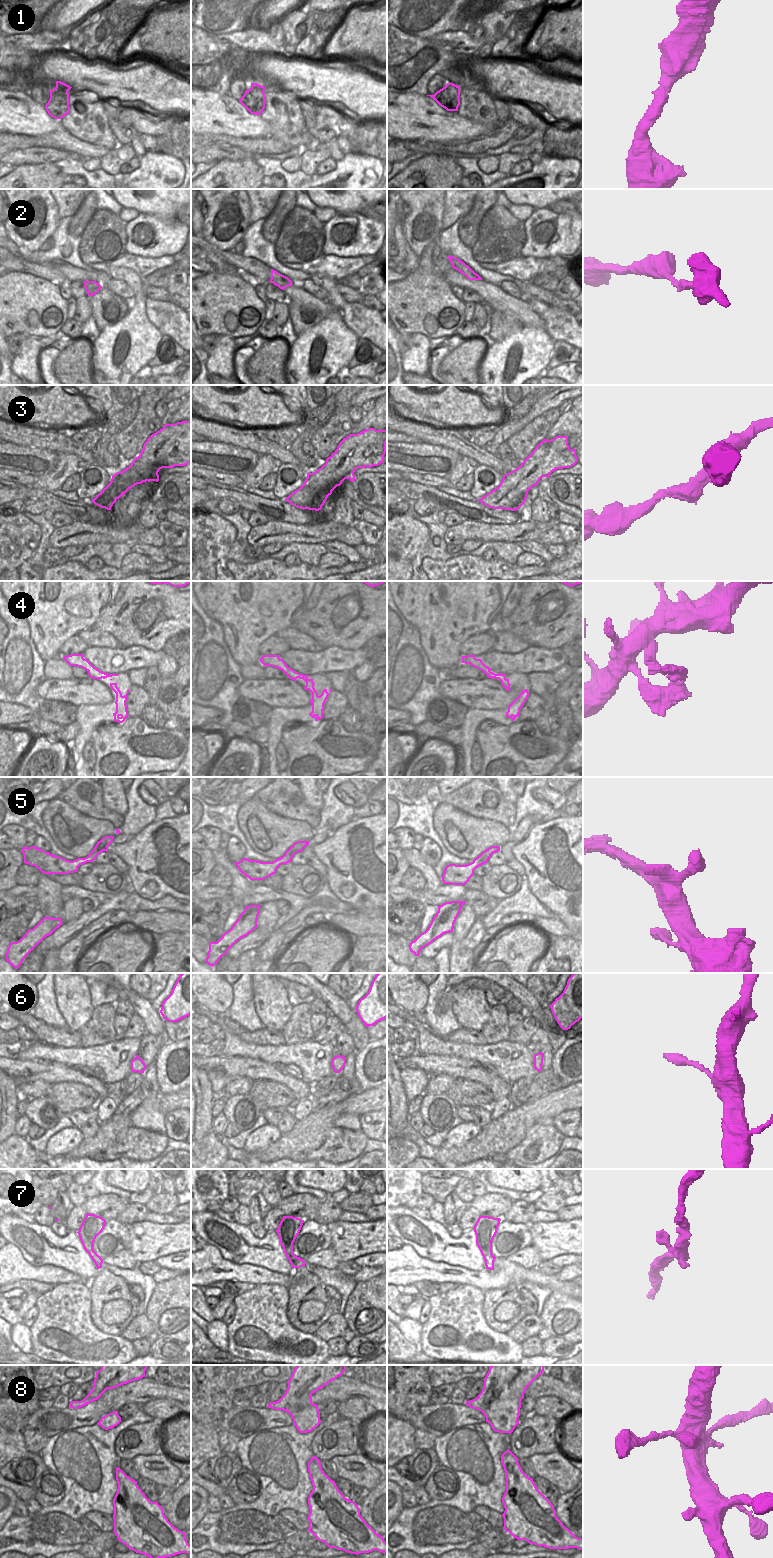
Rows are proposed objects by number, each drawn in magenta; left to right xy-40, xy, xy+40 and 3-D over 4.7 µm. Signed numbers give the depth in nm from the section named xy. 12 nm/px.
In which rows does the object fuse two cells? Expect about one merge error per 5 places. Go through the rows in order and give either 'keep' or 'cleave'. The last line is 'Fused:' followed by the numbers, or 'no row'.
1: keep
2: keep
3: keep
4: keep
5: keep
6: keep
7: cleave
8: keep
Fused: 7

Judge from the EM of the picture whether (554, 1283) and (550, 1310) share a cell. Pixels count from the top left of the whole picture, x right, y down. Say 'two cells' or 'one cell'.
two cells

